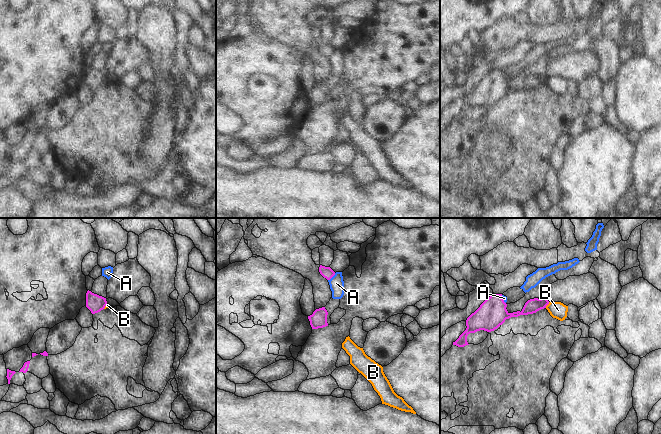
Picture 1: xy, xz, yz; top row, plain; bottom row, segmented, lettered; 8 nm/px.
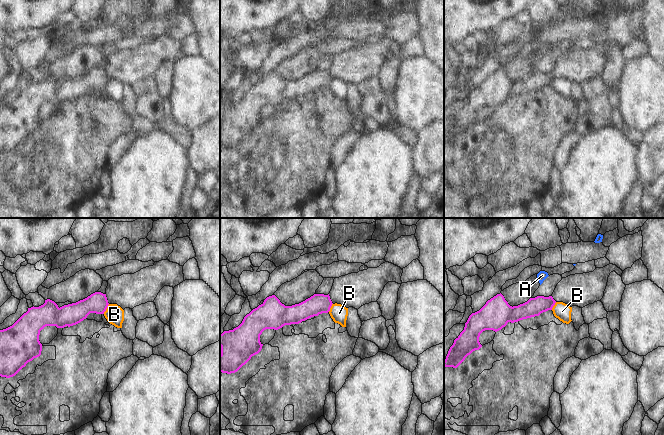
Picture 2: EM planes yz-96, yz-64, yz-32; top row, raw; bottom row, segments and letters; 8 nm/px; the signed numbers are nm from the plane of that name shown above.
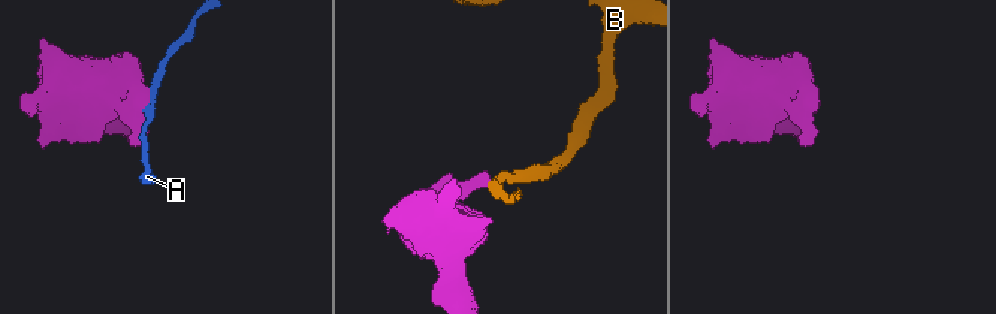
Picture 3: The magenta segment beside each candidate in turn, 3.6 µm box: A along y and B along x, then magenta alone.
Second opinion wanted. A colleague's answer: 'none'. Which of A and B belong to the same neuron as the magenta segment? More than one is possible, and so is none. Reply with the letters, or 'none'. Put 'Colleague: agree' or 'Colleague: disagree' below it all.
none
Colleague: agree

